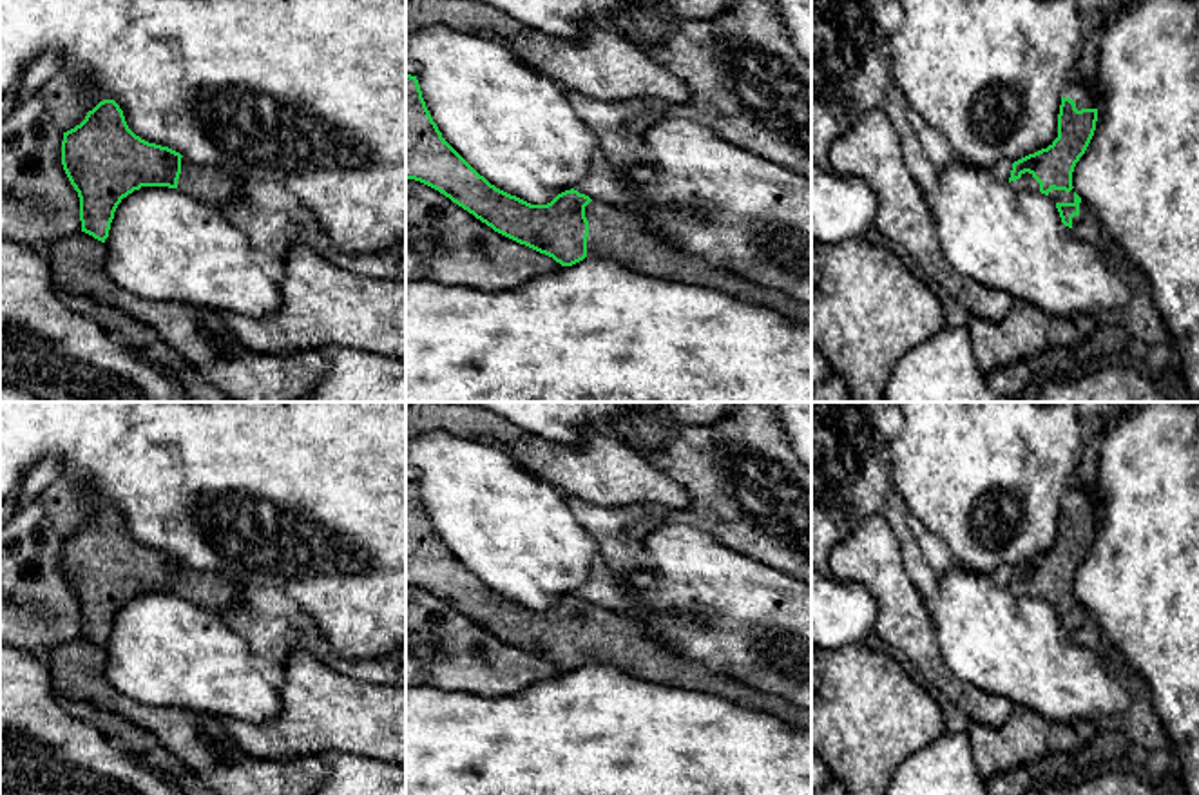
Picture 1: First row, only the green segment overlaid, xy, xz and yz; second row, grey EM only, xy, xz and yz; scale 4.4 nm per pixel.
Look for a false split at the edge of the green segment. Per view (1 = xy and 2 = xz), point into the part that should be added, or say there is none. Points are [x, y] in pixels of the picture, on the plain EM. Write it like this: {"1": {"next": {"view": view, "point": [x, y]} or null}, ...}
{"1": {"next": {"view": "xy", "point": [207, 589]}}, "2": {"next": {"view": "xz", "point": [614, 640]}}}

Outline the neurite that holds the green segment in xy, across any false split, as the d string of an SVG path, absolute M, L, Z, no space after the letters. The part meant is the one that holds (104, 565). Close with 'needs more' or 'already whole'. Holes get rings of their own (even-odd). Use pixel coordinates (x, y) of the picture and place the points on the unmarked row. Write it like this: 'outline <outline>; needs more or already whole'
outline M114 505L100 507L80 531L63 538L62 570L80 603L82 637L101 648L109 643L110 628L121 605L141 592L177 594L216 614L245 616L237 583L226 581L217 572L196 570L168 552L141 545L129 534L123 516Z; needs more

